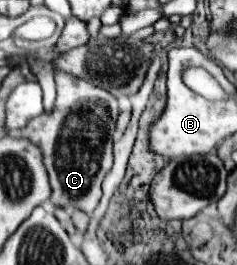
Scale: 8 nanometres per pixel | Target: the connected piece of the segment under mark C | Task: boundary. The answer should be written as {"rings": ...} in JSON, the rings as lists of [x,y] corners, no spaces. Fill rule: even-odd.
{"rings":[[[57,73],[55,75],[57,83],[57,99],[51,109],[51,113],[43,113],[39,117],[33,117],[21,131],[19,135],[23,139],[29,139],[33,145],[37,145],[43,153],[43,163],[49,173],[49,183],[51,183],[51,203],[57,207],[67,207],[67,205],[77,205],[85,213],[93,213],[101,199],[101,181],[105,173],[113,165],[113,131],[115,131],[115,121],[119,115],[119,105],[117,99],[95,85],[89,85],[87,81],[81,81],[79,77]]]}

